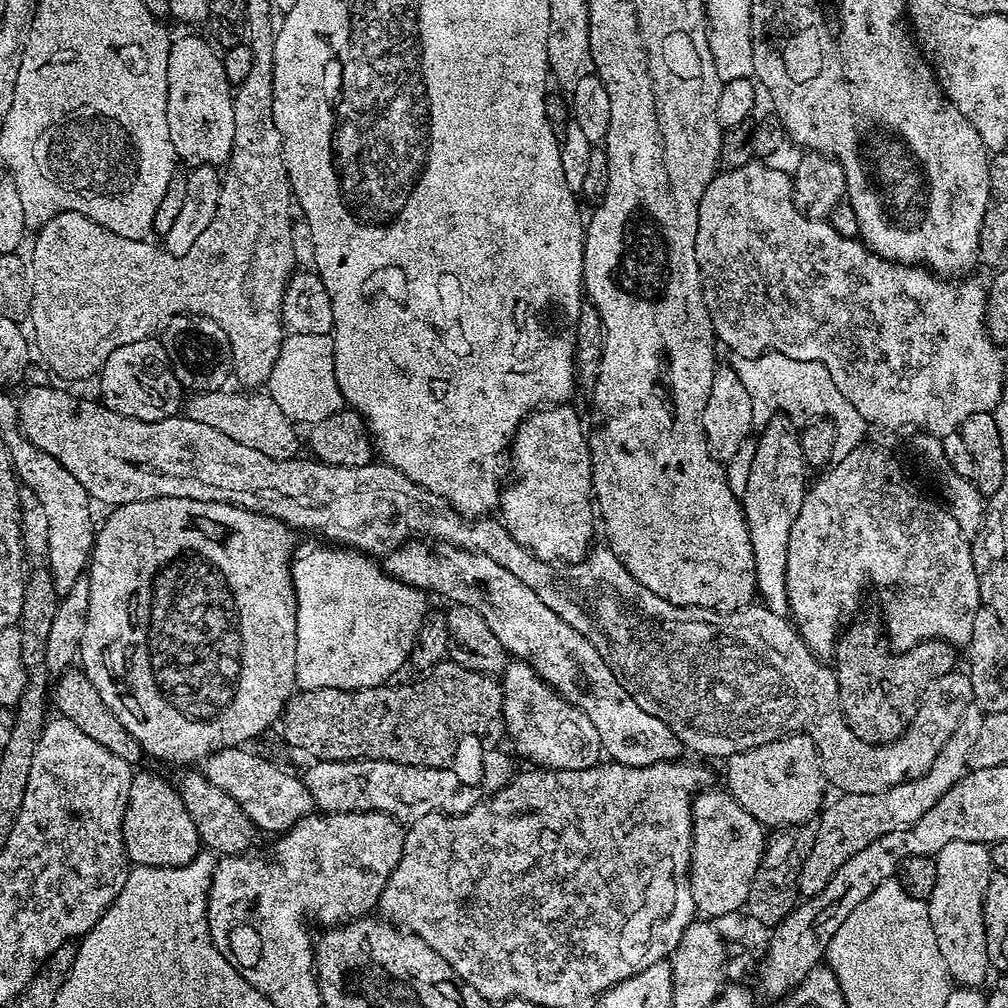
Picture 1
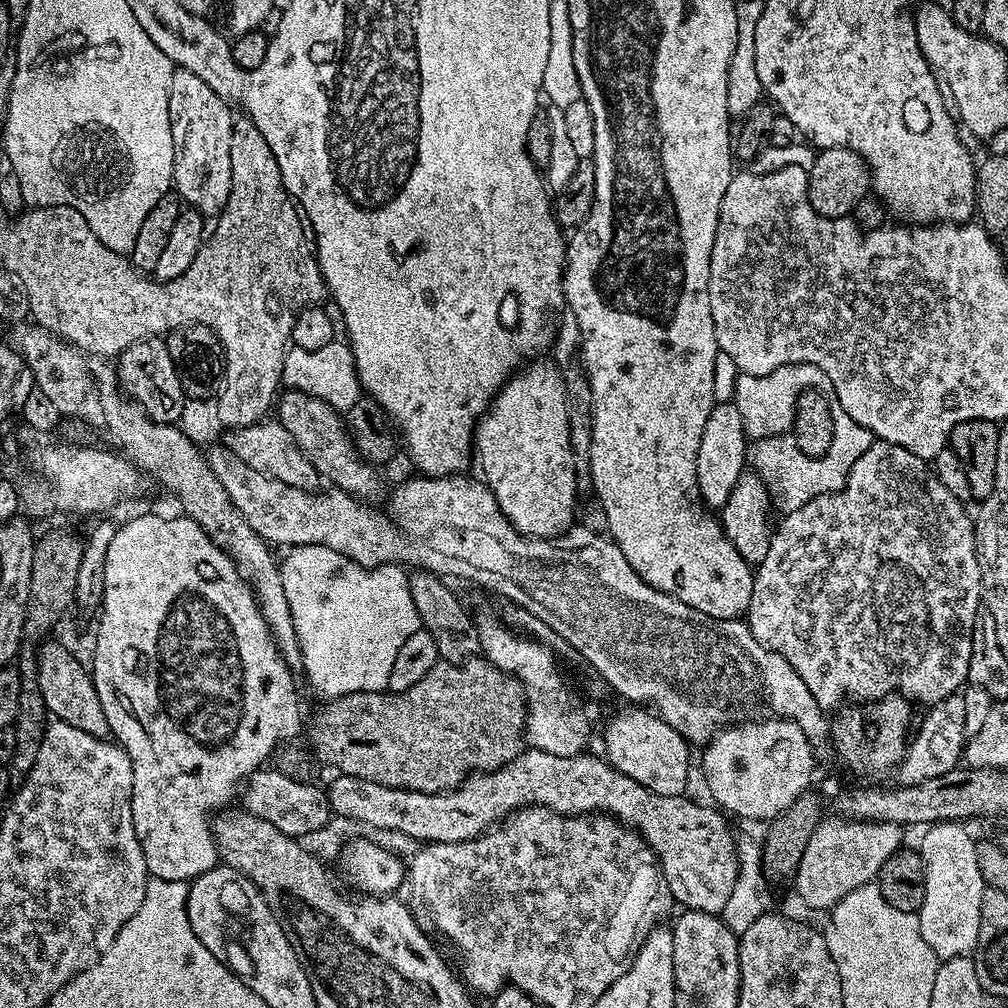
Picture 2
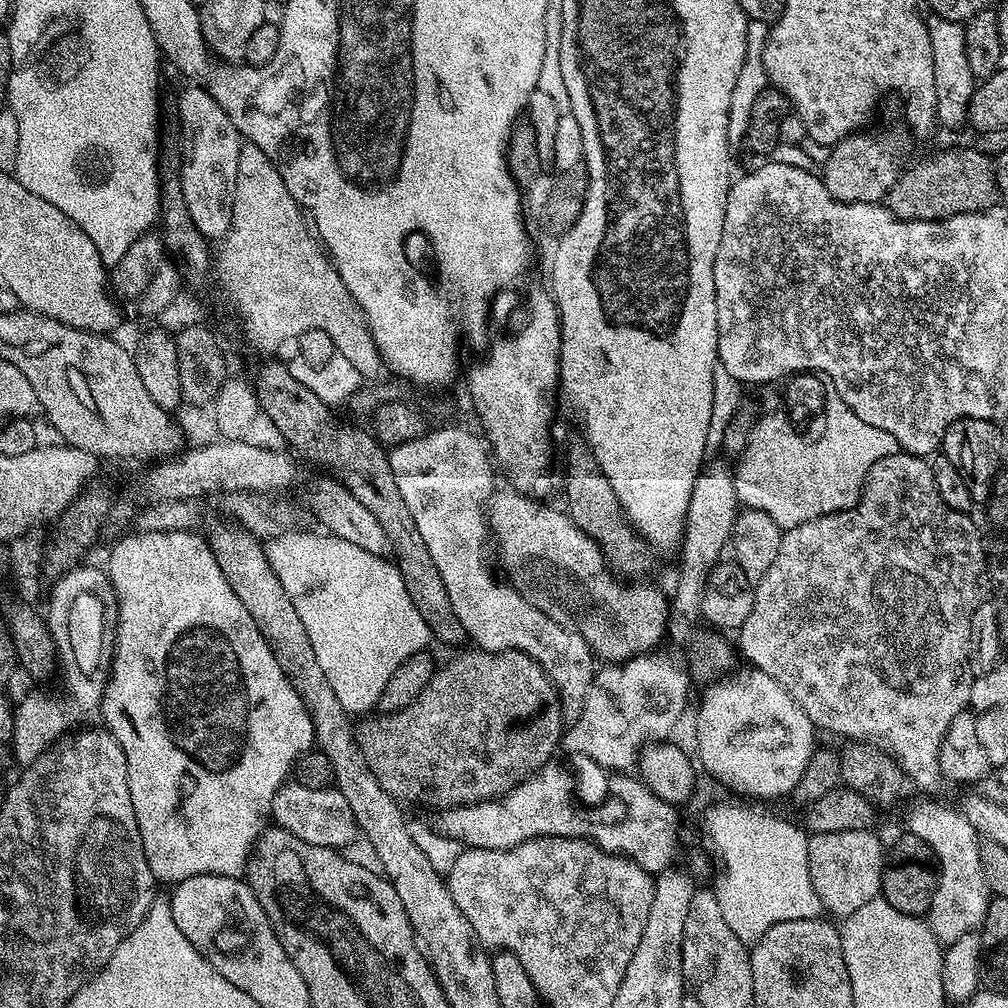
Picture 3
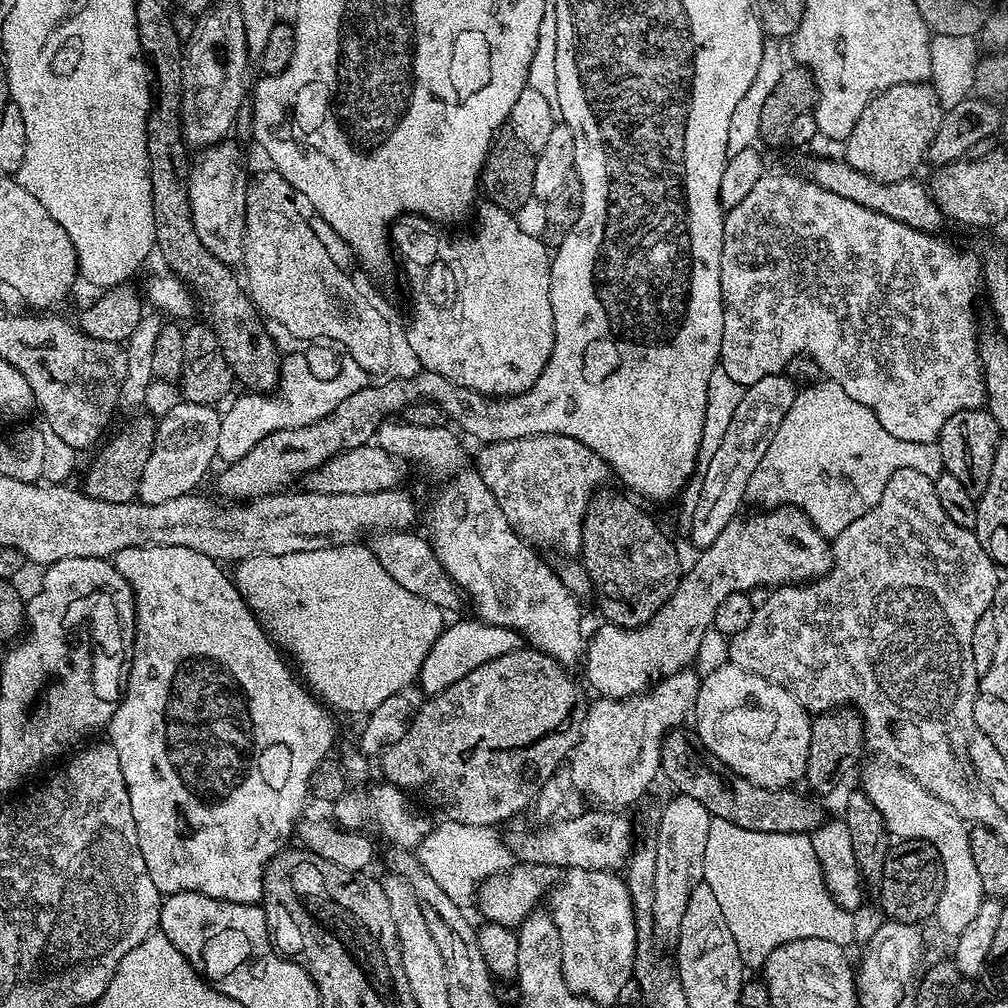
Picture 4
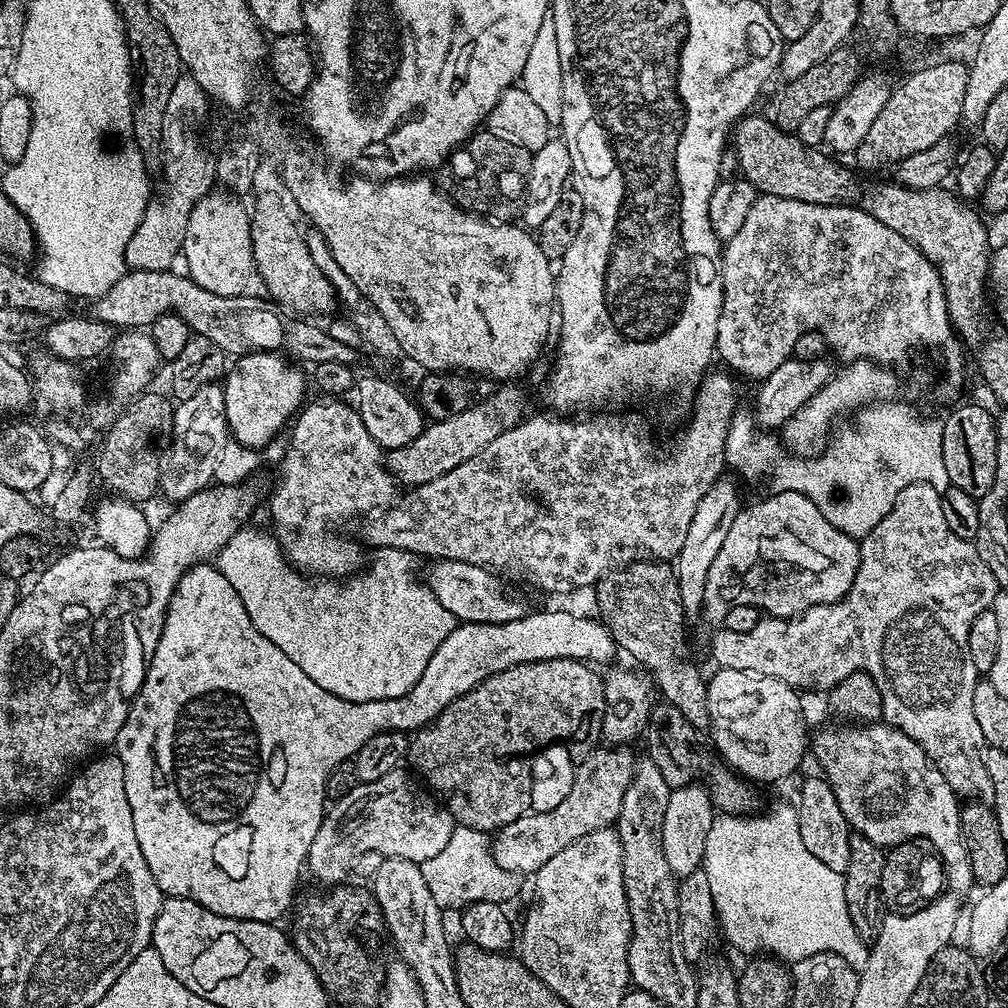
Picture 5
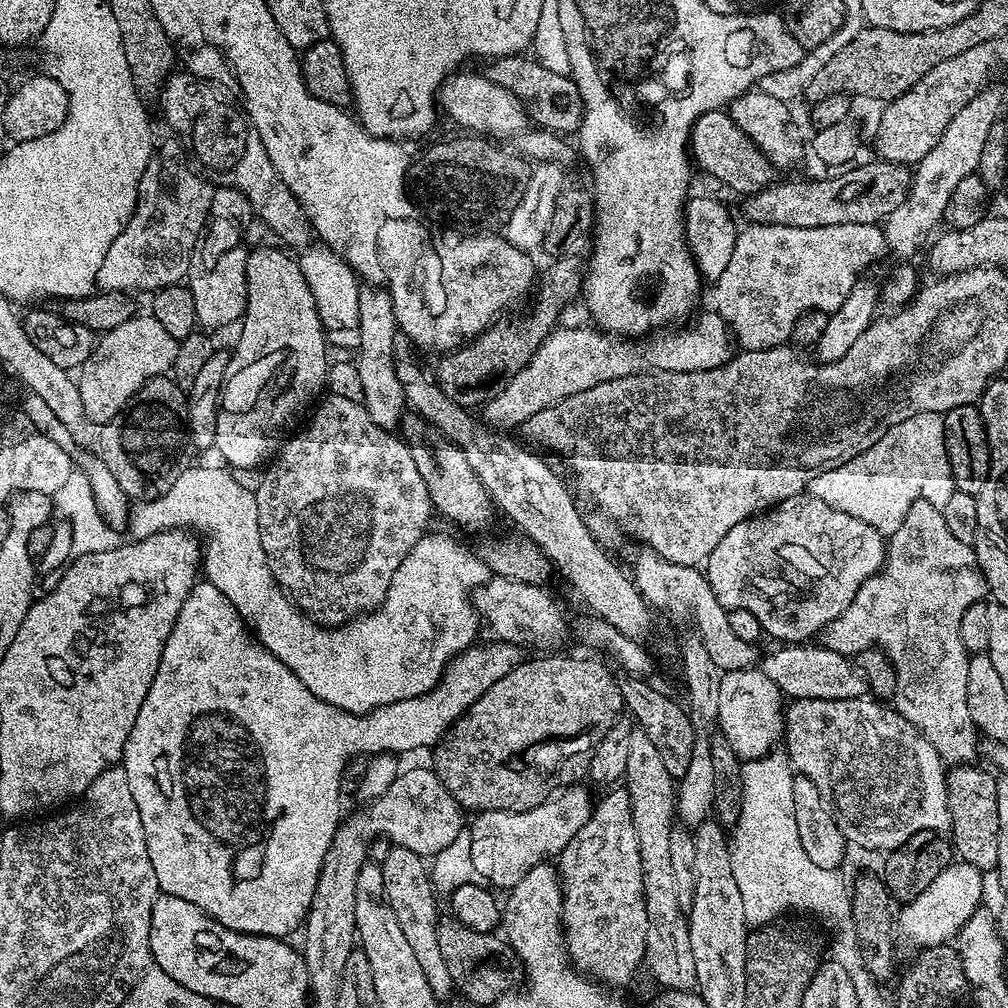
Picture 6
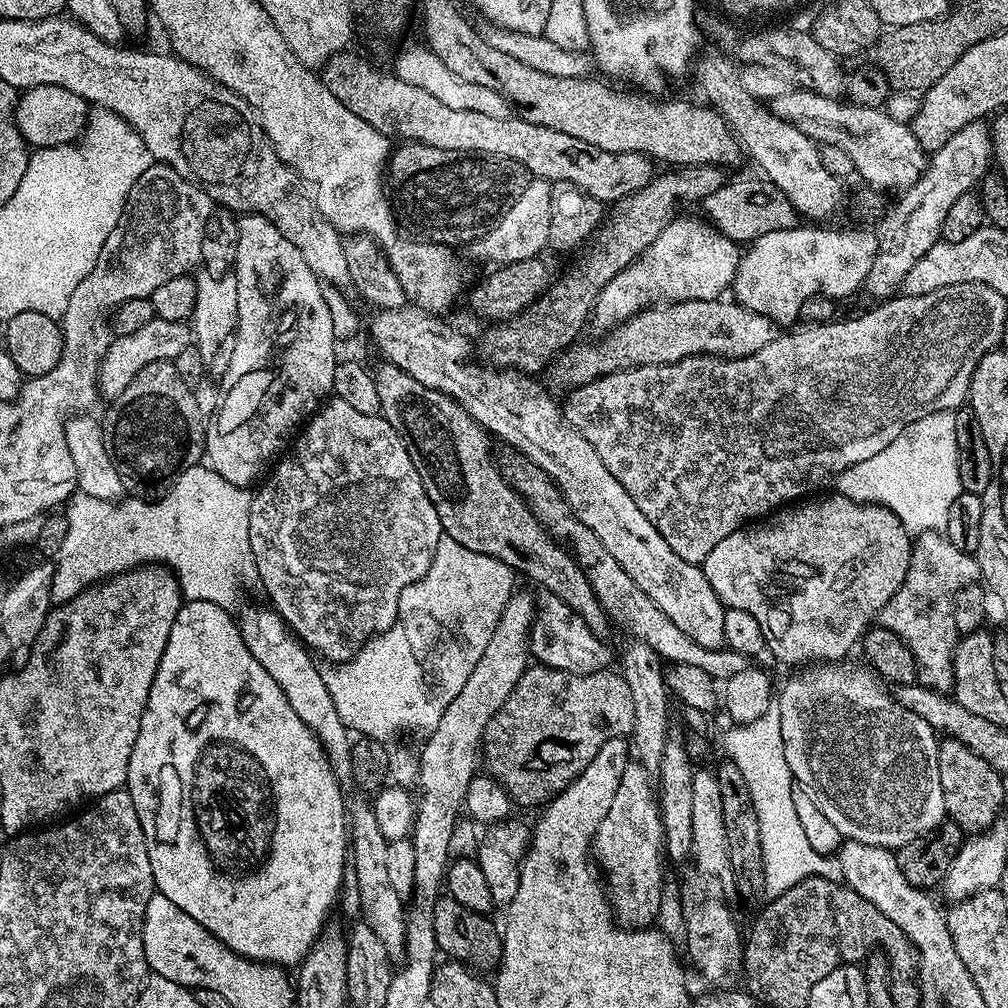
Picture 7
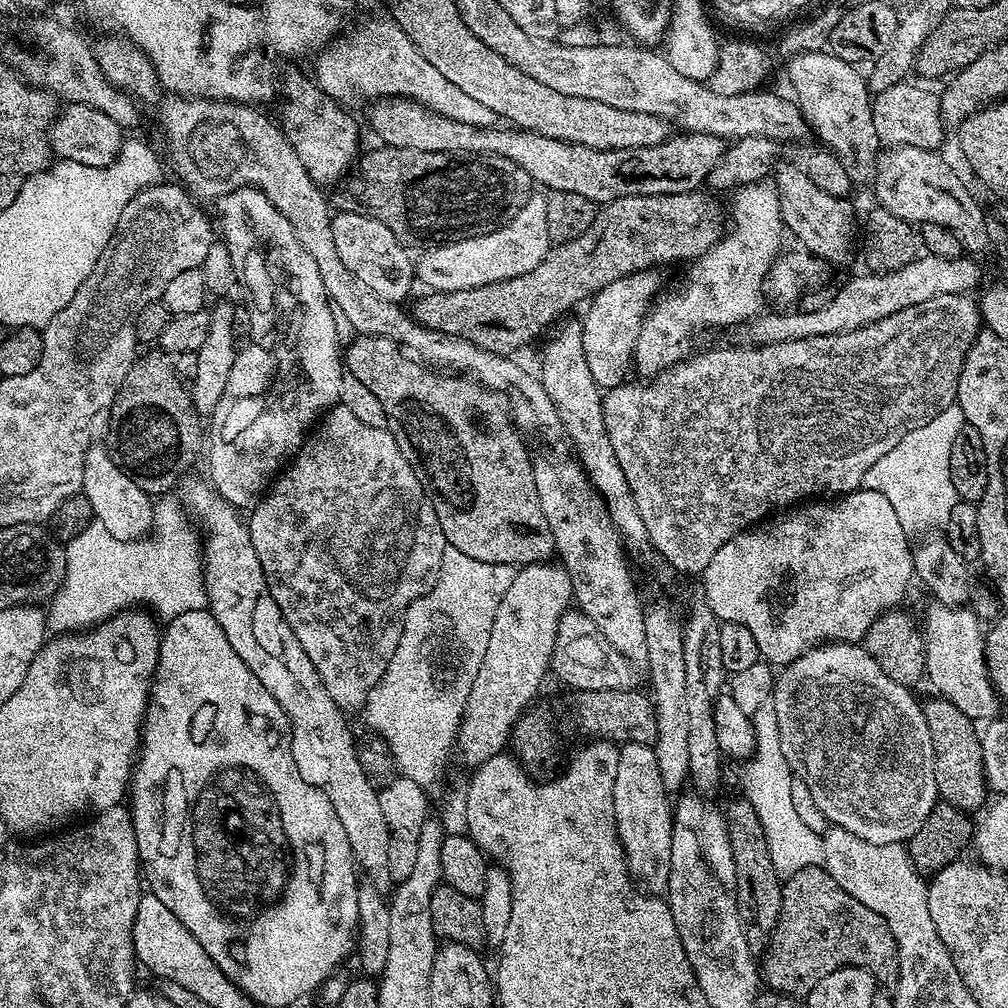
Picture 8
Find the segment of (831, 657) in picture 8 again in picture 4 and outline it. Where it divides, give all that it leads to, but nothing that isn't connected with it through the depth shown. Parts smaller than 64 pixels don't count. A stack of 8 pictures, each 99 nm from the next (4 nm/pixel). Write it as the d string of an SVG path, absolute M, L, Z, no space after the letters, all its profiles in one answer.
M887 762L872 763L876 764L870 765L864 772L864 795L870 798L870 802L874 802L874 806L880 811L882 822L893 837L924 840L938 850L944 867L944 885L938 898L934 924L949 938L960 936L962 930L966 930L966 926L970 926L970 921L978 914L978 906L982 906L986 899L980 875L974 866L974 858L970 855L965 821L954 814L954 810L950 810L946 802L934 798L930 790L918 786L918 782L914 782L914 778L910 778L910 774L906 774L901 768L895 768Z

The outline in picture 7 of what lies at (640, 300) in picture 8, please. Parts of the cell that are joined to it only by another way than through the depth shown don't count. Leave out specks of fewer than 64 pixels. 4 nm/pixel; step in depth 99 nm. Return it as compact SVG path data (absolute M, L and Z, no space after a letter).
M677 215L665 224L663 230L650 242L648 249L637 256L633 264L628 264L602 290L596 299L594 309L595 319L600 319L604 330L611 329L617 322L623 322L637 316L645 308L659 305L661 302L675 302L677 300L719 300L731 289L732 281L736 279L736 271L740 265L742 248L737 241L726 238L707 219L696 216Z

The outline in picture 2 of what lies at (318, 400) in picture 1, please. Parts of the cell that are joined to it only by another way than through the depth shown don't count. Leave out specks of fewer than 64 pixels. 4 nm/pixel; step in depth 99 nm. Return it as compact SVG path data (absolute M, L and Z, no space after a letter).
M333 338L319 350L302 350L292 346L284 354L282 384L293 392L305 392L314 398L322 398L331 408L341 414L347 414L354 402L362 399L360 379L356 374L356 363L352 350L343 339Z

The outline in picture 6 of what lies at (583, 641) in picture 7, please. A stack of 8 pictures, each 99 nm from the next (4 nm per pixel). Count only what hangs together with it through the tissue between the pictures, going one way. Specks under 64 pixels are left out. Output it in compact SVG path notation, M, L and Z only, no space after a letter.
M493 575L484 584L479 584L470 599L480 618L494 628L493 635L508 643L521 646L543 640L544 643L560 641L564 636L564 616L556 600L547 592L544 584L527 584L505 576Z

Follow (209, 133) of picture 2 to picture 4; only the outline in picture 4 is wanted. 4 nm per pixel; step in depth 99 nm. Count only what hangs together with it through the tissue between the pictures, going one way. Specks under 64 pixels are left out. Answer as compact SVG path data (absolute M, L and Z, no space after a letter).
M225 138L218 144L209 144L207 148L195 157L190 168L188 177L188 197L190 198L190 214L194 230L206 246L206 250L221 261L221 263L236 266L244 259L244 189L246 187L246 175L244 168L240 165L240 148L231 144L231 139Z

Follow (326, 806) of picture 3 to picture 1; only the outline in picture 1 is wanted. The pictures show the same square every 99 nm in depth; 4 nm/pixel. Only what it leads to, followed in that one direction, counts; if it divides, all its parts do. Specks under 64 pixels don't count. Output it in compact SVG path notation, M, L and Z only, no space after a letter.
M247 747L223 748L205 756L202 771L206 779L214 782L218 790L226 790L234 802L251 818L261 833L283 834L292 828L303 816L313 811L314 805L310 794L304 789L299 775L291 776L279 768L279 763L262 758Z

